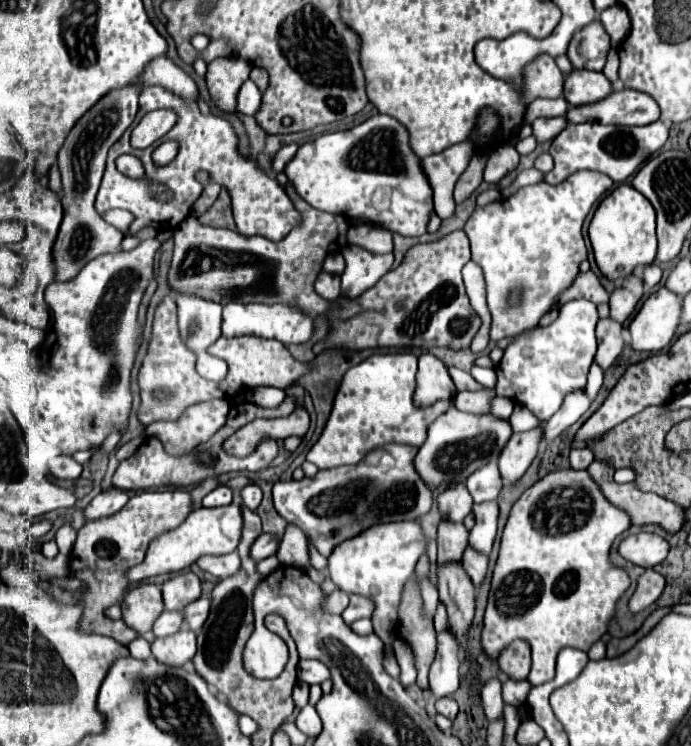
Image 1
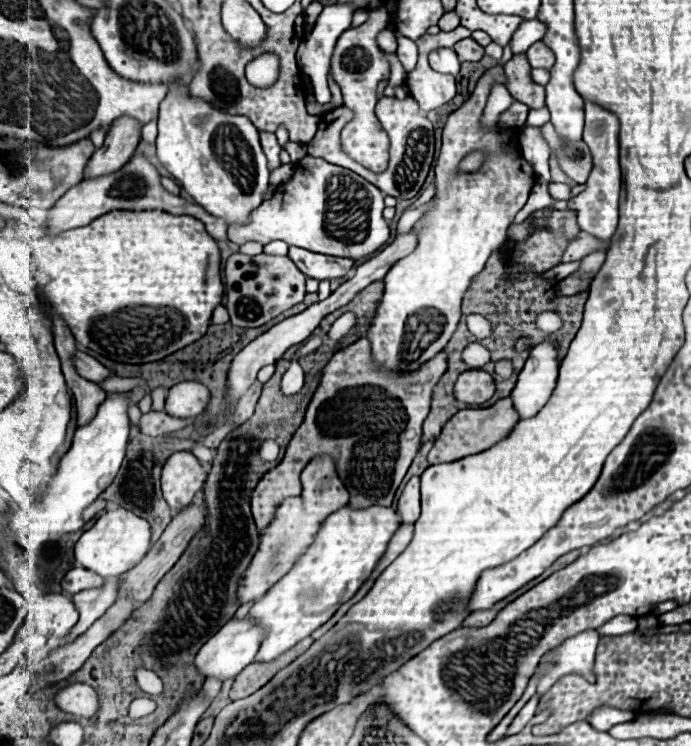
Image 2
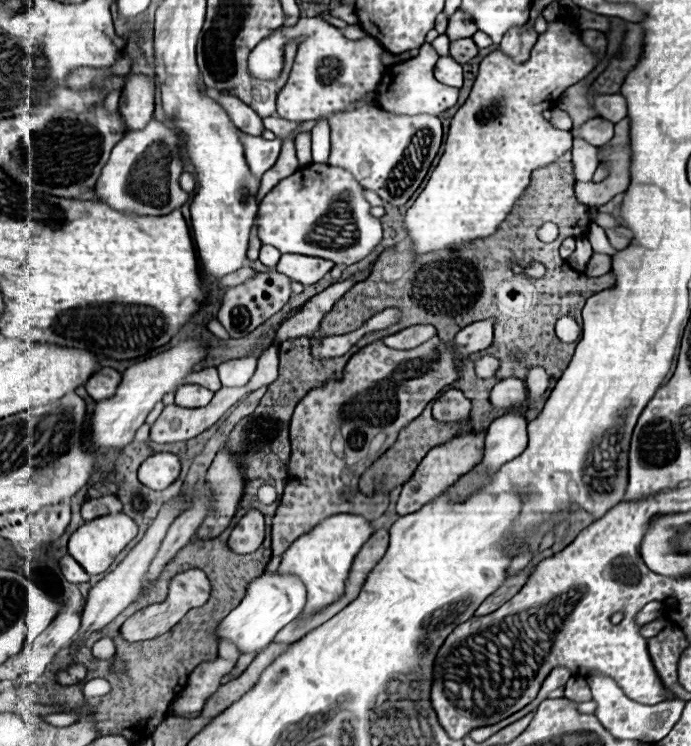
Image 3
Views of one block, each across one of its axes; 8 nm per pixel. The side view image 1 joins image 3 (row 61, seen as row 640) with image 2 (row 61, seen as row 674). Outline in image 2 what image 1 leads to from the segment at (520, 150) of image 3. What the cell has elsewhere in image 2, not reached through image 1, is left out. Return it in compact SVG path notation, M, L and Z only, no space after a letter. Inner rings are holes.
M536 42L528 50L528 60L530 60L530 64L534 68L546 68L546 70L550 70L552 64L554 64L554 54L542 42Z

